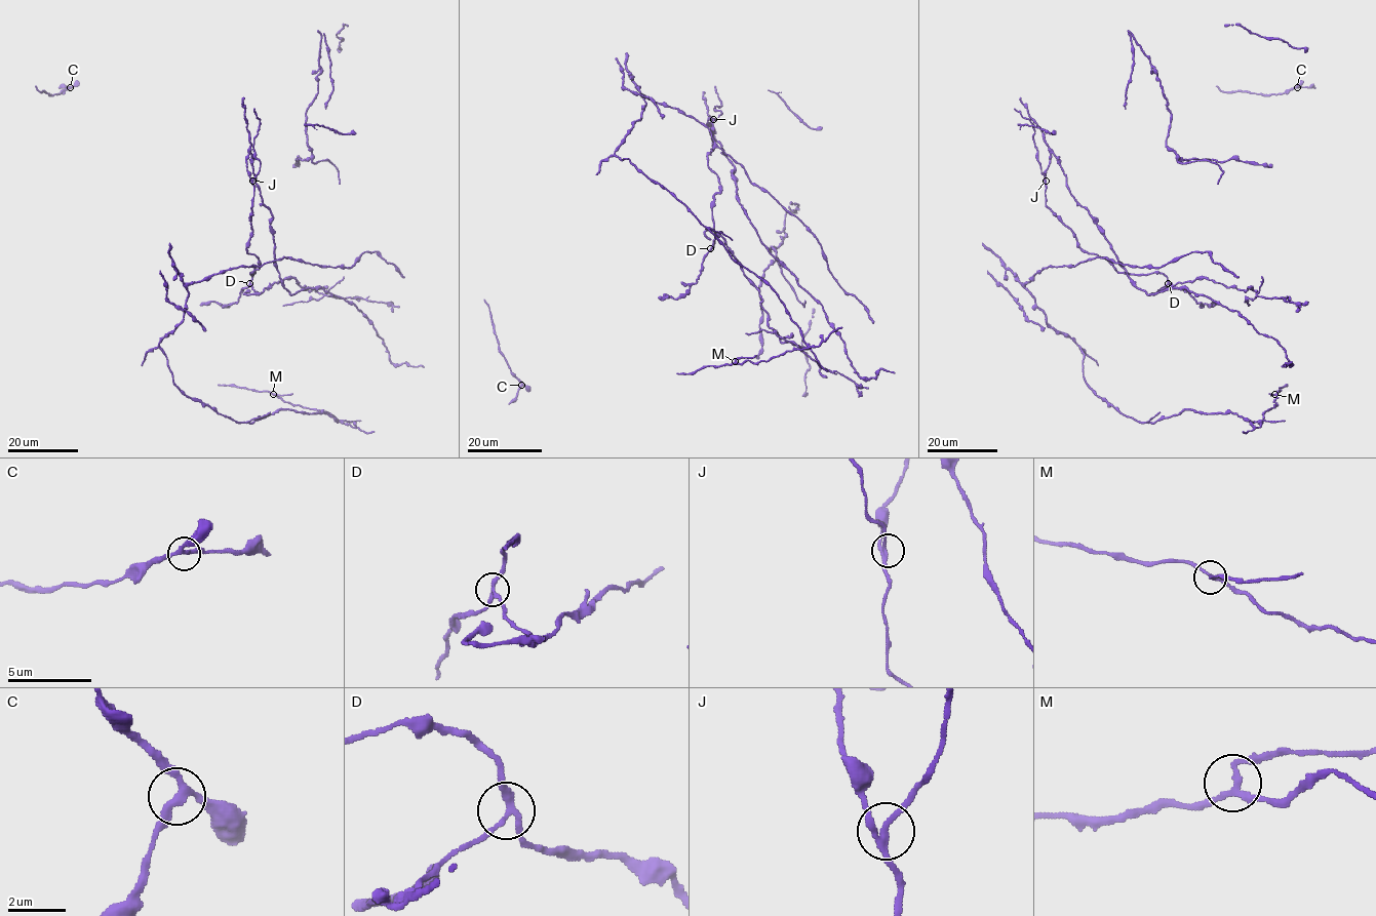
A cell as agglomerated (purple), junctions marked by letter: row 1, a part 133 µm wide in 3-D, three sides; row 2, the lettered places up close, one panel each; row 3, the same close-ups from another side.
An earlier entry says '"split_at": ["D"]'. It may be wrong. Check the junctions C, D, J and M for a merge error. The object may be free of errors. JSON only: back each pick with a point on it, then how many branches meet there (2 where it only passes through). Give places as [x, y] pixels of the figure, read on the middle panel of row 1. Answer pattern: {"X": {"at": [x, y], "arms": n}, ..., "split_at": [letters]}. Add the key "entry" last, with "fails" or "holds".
{"D": {"at": [710, 248], "arms": 3}, "split_at": ["D"], "entry": "holds"}

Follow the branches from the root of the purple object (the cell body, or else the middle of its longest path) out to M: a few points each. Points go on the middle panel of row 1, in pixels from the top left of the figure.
M: (756, 186), (707, 127), (643, 97), (641, 118), (615, 151), (771, 286), (807, 346), (735, 361)

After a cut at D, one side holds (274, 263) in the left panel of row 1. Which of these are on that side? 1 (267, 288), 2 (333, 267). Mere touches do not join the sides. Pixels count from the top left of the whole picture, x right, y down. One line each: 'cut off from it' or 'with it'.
1: cut off from it
2: with it

